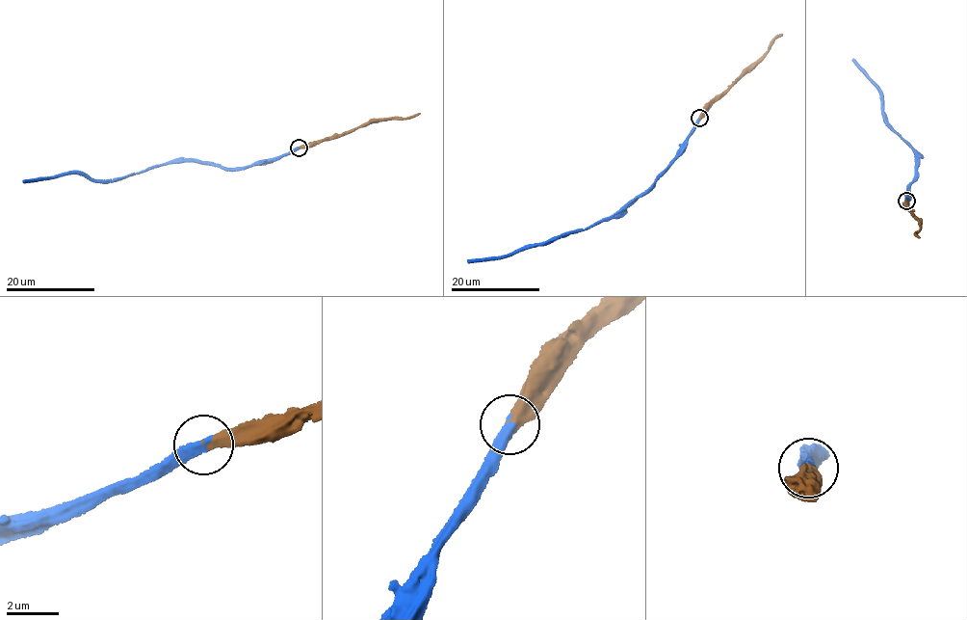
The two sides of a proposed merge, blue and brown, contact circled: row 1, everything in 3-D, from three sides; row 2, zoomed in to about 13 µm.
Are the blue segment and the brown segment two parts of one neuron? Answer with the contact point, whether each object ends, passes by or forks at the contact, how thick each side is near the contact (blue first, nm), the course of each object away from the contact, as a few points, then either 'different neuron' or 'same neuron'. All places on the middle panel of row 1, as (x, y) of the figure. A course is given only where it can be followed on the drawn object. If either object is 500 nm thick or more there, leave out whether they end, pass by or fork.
place (699, 118); blue ends; brown ends; calibres 440 and 480 nm; course blue (699, 118), (666, 169), (644, 192), (611, 216), (522, 251), (489, 259), (467, 260); course brown (699, 118), (715, 99), (756, 66), (774, 39), (782, 35); same neuron

